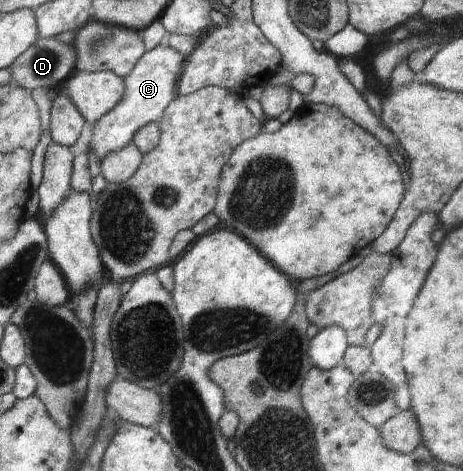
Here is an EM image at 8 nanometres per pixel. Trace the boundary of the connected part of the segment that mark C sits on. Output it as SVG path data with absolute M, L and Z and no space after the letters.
M162 43L146 51L145 56L134 66L133 72L125 77L126 96L106 116L95 122L89 151L96 152L101 160L131 144L142 126L158 121L175 98L175 88L178 88L177 78L181 76L181 70L183 70L183 56L174 47Z

